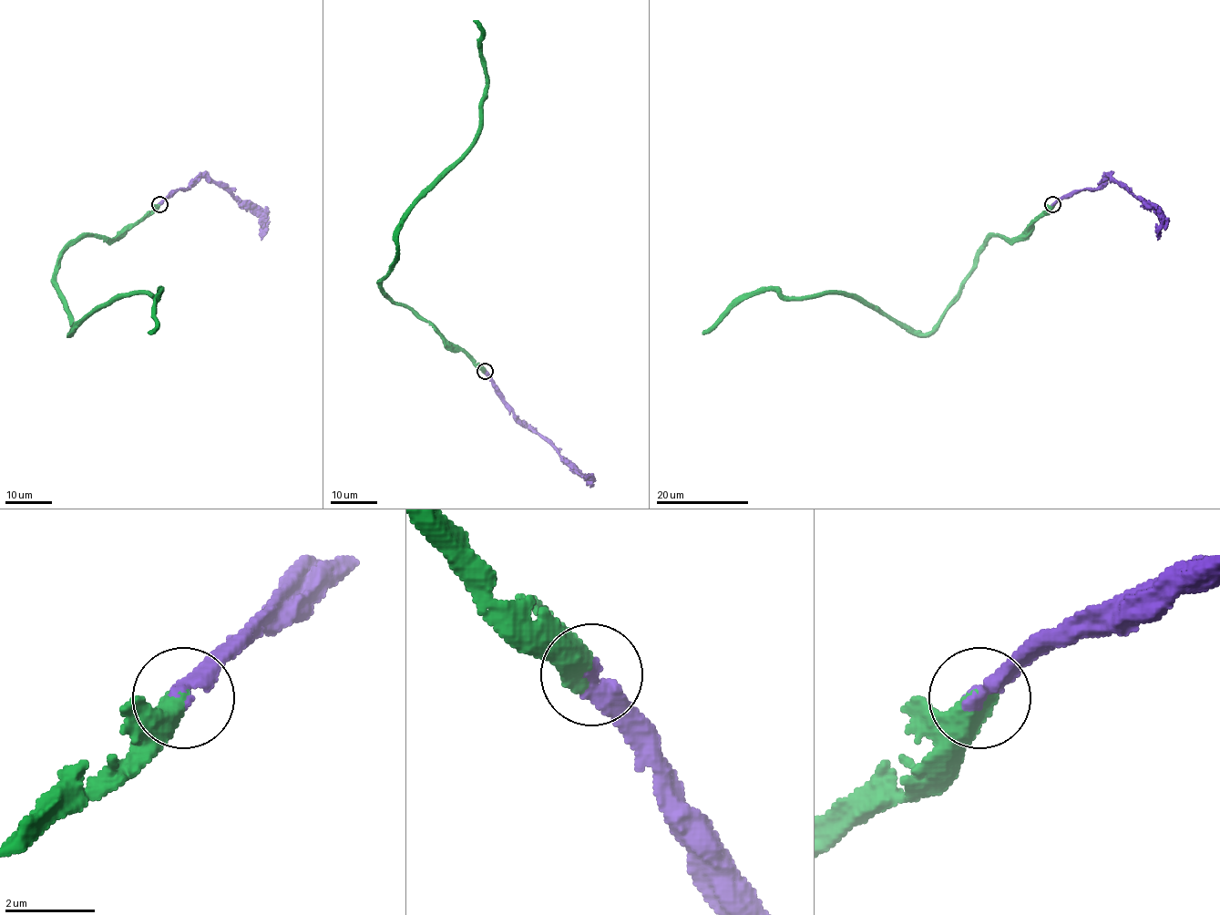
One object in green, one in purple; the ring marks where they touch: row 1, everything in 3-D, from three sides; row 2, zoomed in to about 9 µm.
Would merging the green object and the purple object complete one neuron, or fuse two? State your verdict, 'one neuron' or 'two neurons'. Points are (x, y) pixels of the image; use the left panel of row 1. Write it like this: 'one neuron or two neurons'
one neuron

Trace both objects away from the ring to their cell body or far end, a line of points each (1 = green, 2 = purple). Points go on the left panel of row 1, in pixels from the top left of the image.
1: (158, 205), (117, 236), (72, 242), (56, 272), (71, 333), (122, 297), (160, 290), (148, 332)
2: (158, 205), (173, 190), (187, 189), (201, 177), (210, 177), (256, 214), (263, 223), (261, 240)

